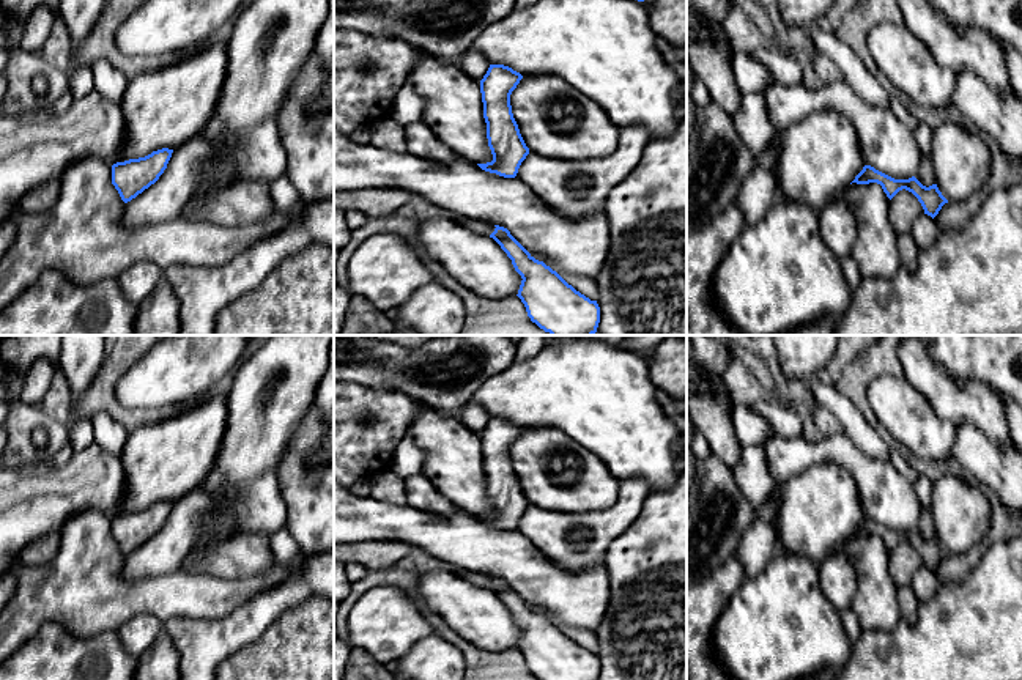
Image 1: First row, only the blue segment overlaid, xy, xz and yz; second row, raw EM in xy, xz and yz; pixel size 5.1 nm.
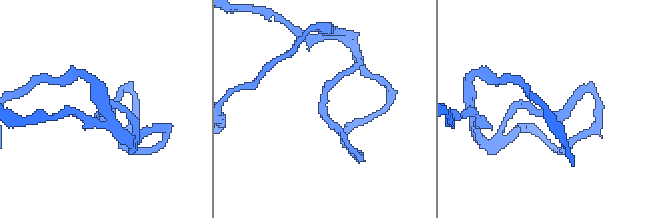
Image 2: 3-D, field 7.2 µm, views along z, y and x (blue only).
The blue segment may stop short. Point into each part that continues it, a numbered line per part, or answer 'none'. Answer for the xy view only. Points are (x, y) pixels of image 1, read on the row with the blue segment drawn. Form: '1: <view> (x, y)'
none

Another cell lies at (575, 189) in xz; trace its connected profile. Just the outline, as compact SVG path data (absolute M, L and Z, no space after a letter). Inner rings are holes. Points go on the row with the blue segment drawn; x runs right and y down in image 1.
M641 126L619 129L617 150L600 159L564 161L531 153L517 178L559 214L570 219L603 212L608 194L641 161L650 137Z

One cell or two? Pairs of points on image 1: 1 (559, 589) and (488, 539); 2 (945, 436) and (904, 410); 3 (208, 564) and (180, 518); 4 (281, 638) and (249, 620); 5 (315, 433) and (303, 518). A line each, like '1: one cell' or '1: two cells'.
1: one cell
2: one cell
3: two cells
4: two cells
5: one cell

